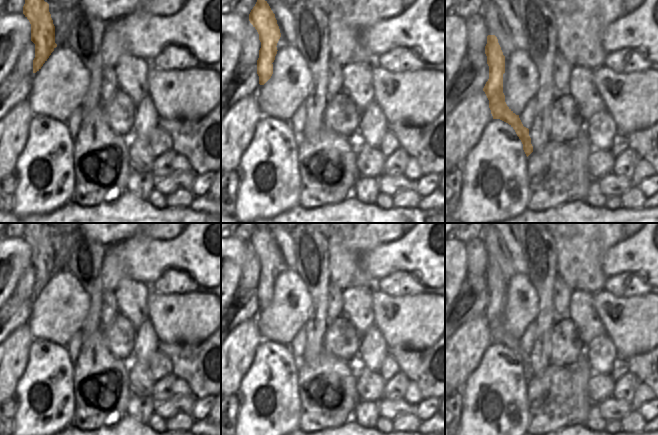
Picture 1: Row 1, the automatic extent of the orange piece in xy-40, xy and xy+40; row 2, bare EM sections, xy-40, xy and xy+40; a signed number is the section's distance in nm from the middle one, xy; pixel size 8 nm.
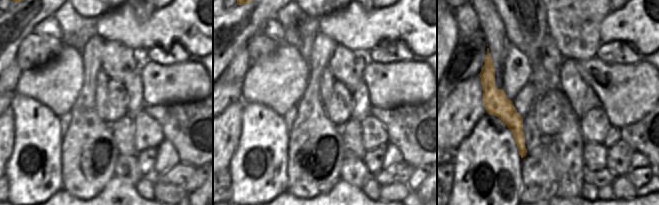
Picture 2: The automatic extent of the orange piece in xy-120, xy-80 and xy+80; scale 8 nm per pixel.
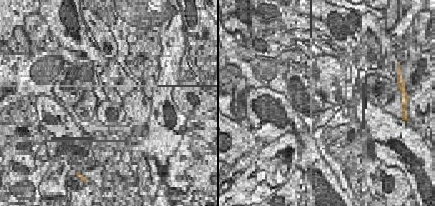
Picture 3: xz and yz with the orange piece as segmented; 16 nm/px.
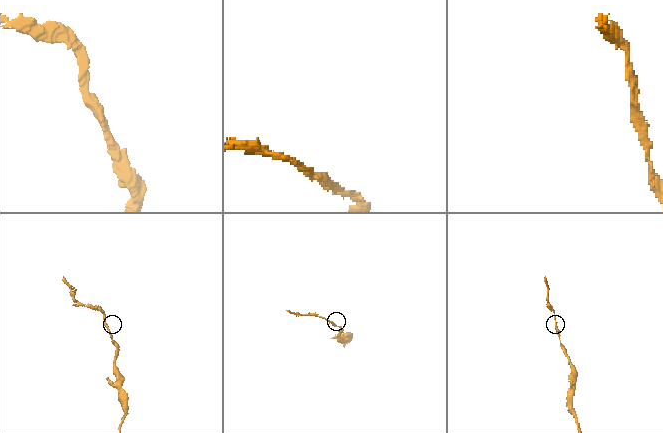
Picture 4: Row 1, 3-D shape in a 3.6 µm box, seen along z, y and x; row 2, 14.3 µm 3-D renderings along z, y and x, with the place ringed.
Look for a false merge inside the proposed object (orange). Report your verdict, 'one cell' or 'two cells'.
one cell

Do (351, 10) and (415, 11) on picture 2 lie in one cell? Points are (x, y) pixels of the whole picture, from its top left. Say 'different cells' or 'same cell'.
same cell

